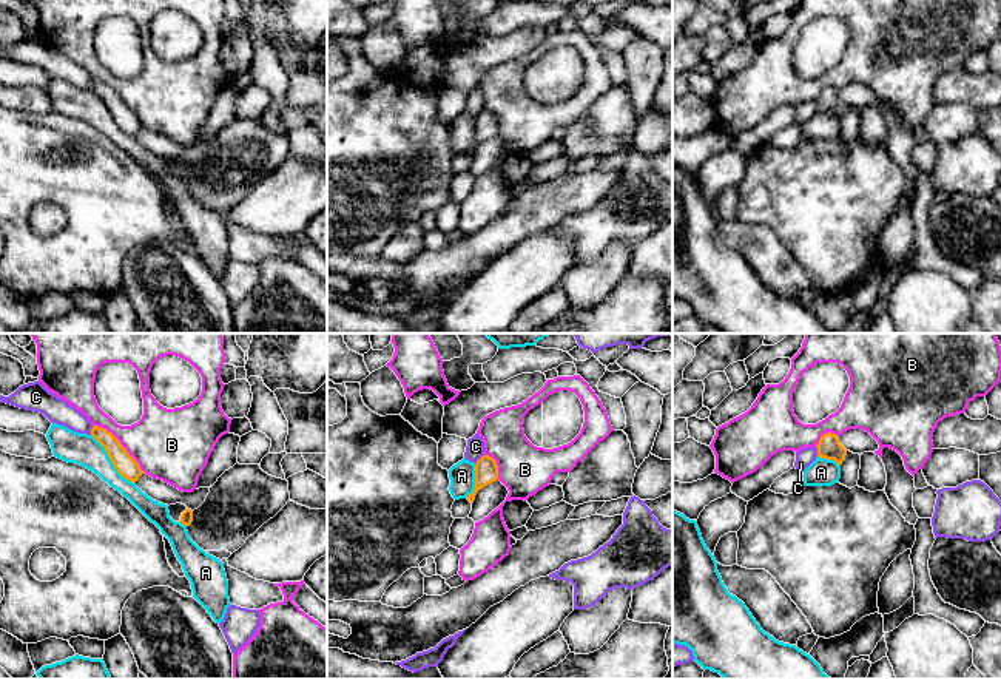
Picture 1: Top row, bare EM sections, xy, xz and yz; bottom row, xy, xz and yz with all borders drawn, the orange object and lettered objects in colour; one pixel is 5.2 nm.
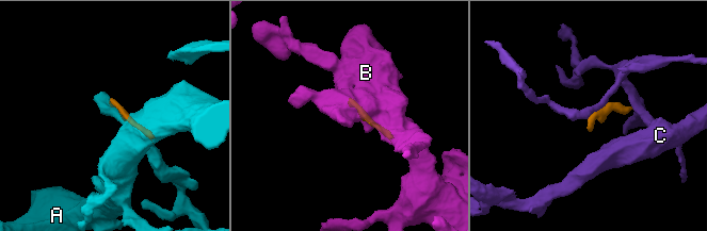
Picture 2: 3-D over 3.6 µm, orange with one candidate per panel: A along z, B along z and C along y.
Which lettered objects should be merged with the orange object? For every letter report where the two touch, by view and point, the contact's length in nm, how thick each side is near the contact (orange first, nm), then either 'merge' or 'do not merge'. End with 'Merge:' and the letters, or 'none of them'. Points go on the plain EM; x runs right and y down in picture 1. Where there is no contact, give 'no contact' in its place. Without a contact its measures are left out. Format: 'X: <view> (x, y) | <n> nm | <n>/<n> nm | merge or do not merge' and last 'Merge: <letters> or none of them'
A: xy (111, 114) | 340 nm | 110/160 nm | do not merge
B: xy (119, 97) | 360 nm | 110/360 nm | do not merge
C: xz (478, 114) | 80 nm | 130/100 nm | do not merge
Merge: none of them

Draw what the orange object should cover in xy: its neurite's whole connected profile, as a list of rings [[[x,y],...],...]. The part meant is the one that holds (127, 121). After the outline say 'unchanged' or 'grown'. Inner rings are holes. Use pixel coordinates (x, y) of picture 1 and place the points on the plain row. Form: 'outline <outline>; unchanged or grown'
outline [[[93,80],[91,90],[105,102],[110,114],[113,116],[117,127],[136,137],[143,128],[139,117],[128,108],[128,105],[120,99],[120,96],[106,83]]]; unchanged

